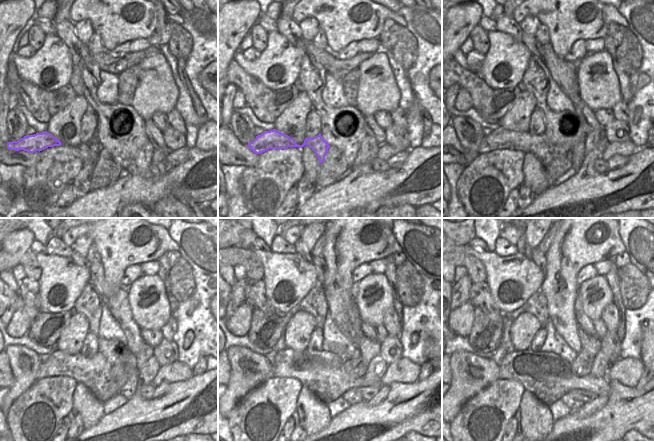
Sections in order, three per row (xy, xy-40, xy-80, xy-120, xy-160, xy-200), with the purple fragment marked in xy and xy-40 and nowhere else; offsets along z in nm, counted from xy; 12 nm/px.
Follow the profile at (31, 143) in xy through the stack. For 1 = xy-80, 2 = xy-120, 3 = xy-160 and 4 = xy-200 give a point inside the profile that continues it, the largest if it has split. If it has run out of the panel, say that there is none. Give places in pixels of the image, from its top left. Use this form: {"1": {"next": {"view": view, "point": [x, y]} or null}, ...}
{"1": {"next": {"view": "xy-80", "point": [539, 145]}}, "2": {"next": {"view": "xy-120", "point": [95, 372]}}, "3": {"next": {"view": "xy-160", "point": [324, 373]}}, "4": {"next": {"view": "xy-200", "point": [547, 376]}}}

